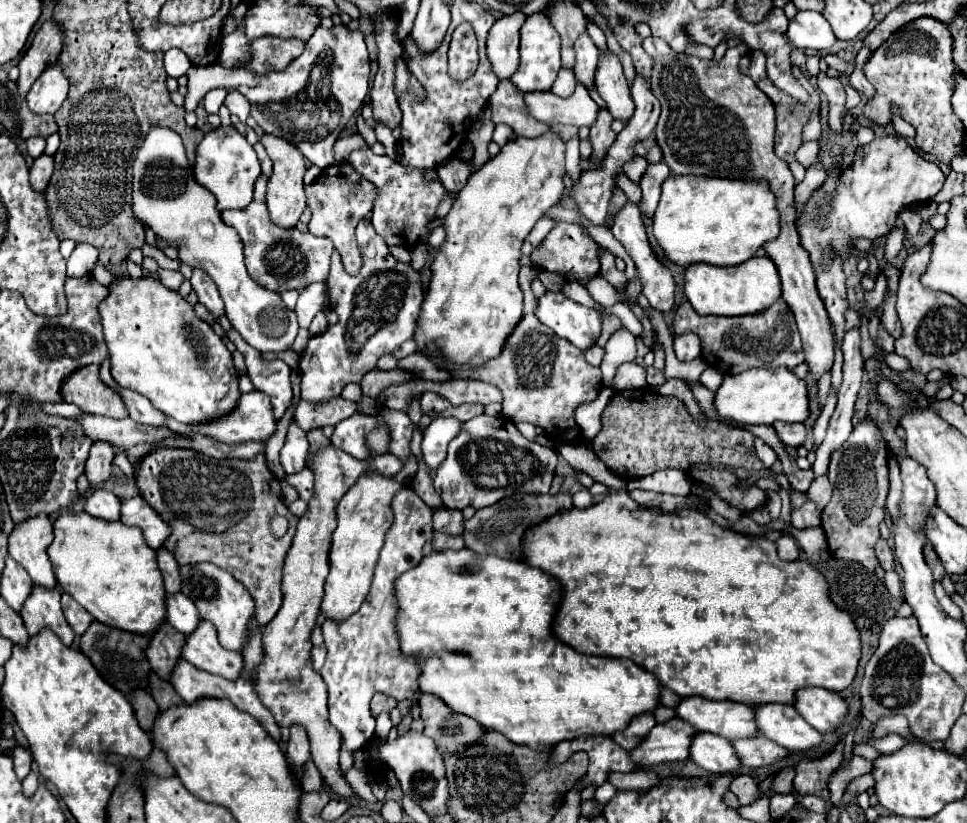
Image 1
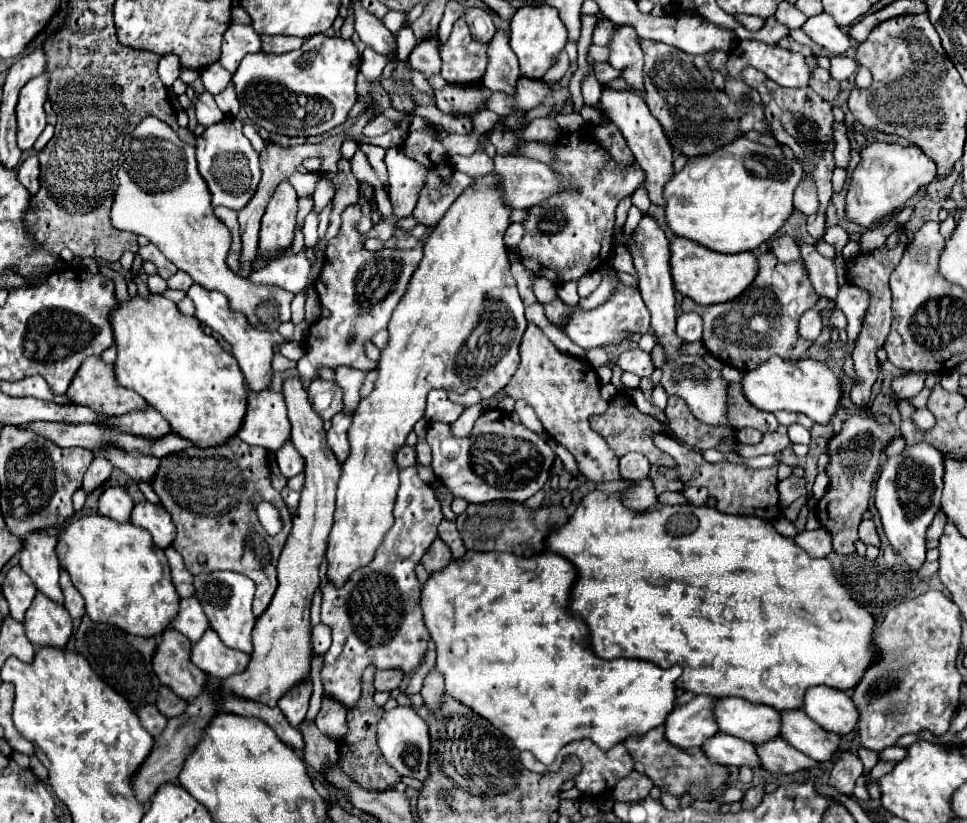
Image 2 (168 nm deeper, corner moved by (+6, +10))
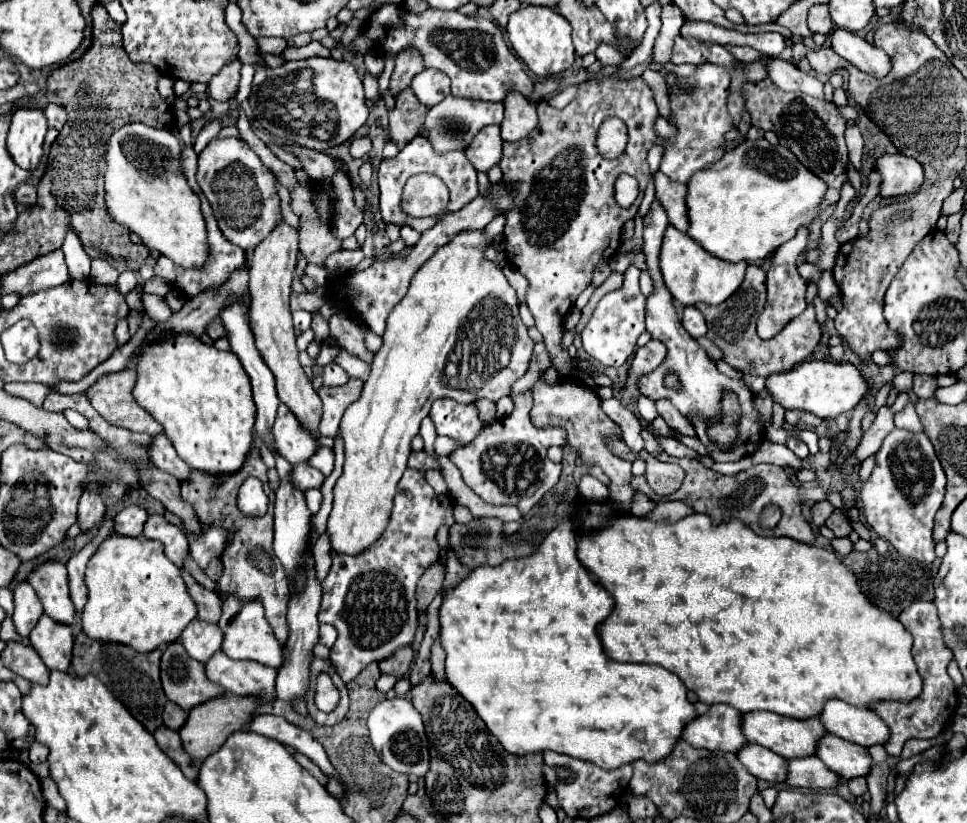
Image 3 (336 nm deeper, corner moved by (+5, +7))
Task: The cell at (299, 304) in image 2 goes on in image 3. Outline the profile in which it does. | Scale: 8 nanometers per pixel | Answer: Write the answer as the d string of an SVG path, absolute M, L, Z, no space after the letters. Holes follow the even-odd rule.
M294 311L294 313L292 313L292 319L294 319L296 331L306 331L306 329L310 327L312 315L310 315L308 311Z

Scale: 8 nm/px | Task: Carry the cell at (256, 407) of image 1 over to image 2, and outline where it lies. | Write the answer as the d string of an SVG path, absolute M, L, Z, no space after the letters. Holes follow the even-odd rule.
M267 390L267 394L251 394L245 422L237 434L243 442L277 452L291 438L291 422L281 392Z

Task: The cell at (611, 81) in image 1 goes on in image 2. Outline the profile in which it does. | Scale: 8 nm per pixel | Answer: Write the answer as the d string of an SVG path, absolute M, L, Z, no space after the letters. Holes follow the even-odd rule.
M605 88L603 90L603 96L601 96L601 104L603 104L603 110L605 114L619 126L619 130L623 132L635 160L639 162L639 166L645 170L645 176L647 176L647 192L649 192L649 198L653 204L657 206L665 206L665 198L663 198L663 186L671 180L671 176L675 174L673 172L673 148L671 144L667 142L667 136L661 128L661 124L651 116L647 104L635 96L633 92L617 92L617 90L611 90L611 88Z

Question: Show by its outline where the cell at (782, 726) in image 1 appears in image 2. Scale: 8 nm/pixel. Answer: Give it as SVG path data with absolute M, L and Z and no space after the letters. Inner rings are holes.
M803 710L783 712L783 738L817 762L829 762L841 750L841 736L817 726Z

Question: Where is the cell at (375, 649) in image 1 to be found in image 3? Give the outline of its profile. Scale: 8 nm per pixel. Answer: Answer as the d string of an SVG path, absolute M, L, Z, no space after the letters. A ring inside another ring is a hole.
M409 467L404 472L398 493L394 497L394 509L390 523L382 537L370 545L364 553L358 557L340 557L336 555L330 567L328 577L322 583L322 605L318 619L320 623L330 623L338 631L338 639L330 649L330 661L340 675L344 683L350 683L368 663L382 661L384 657L392 657L396 649L404 645L412 645L416 629L418 629L418 603L416 603L416 583L426 567L438 561L438 543L436 543L436 531L442 525L452 525L452 505L442 505L442 497L436 495L436 491L428 485L424 475Z

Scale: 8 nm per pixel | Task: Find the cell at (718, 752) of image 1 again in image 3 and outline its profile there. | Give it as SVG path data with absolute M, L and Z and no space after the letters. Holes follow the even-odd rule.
M746 743L736 751L736 757L756 779L772 783L786 781L786 759L762 745Z

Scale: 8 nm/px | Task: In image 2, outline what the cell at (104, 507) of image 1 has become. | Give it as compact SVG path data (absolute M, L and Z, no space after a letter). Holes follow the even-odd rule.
M107 488L99 498L99 514L115 522L129 522L133 508L135 500L121 488Z

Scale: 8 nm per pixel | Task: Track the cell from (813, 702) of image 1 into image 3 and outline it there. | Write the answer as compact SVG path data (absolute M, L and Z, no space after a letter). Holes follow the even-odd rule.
M826 701L818 719L824 721L828 733L864 747L884 745L890 735L886 723L874 711L852 707L846 701Z

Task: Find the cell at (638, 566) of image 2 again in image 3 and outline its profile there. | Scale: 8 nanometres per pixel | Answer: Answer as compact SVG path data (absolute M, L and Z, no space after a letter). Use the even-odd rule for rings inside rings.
M702 513L688 515L676 523L670 521L652 521L646 517L634 515L618 515L608 521L608 527L600 529L600 533L580 533L578 535L578 561L598 577L600 585L612 595L614 609L610 617L606 617L598 625L598 637L602 641L602 649L606 657L620 663L654 663L672 673L676 673L682 683L698 695L698 699L706 705L726 703L734 709L748 711L772 711L792 719L810 719L816 717L828 699L842 699L856 707L868 707L874 701L890 701L902 699L910 701L922 691L922 679L916 671L912 649L912 635L904 629L904 625L894 619L890 613L874 607L866 595L860 591L856 577L852 571L836 557L836 553L828 549L820 549L814 545L806 545L788 537L760 537L742 521L722 521L714 525L710 517Z

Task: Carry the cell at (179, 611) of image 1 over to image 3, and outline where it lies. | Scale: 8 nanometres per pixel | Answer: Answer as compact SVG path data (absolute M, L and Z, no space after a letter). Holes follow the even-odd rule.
M196 617L188 623L184 633L180 635L180 643L184 645L190 657L204 663L212 657L212 653L216 653L222 647L222 637L224 635L218 625Z

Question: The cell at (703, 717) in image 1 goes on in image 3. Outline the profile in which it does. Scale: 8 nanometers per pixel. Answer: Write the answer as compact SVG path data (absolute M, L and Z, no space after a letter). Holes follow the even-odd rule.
M746 713L746 715L742 715L742 733L750 743L768 747L770 751L782 755L784 759L792 759L792 757L814 755L816 741L826 731L824 731L822 723L818 721L818 717L796 721L796 719L790 719L790 717L780 717L778 713Z

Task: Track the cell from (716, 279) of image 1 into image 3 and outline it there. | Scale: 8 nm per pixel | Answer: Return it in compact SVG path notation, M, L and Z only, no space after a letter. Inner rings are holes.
M668 227L664 233L664 243L660 249L660 269L664 275L664 283L672 297L682 305L706 303L718 305L726 301L742 283L748 263L730 263L724 259L716 259L706 249L702 249L692 237L680 233L678 229Z

